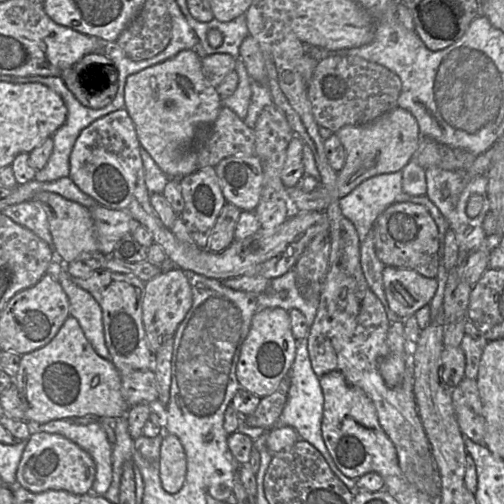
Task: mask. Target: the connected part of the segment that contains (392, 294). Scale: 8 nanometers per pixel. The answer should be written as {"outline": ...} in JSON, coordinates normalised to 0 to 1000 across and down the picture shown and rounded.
{"outline":[[[766,528],[758,544],[772,611],[796,635],[851,605],[869,569],[865,552],[843,550],[810,532]]]}

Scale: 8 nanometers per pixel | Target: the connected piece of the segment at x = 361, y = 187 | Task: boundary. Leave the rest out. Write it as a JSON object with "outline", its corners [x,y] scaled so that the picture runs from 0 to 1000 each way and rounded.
{"outline":[[[798,339],[766,343],[740,349],[714,363],[690,387],[673,397],[679,427],[692,435],[704,448],[714,480],[720,480],[738,454],[748,431],[774,407],[788,401],[817,401],[843,409],[859,431],[871,460],[871,524],[879,504],[879,484],[883,464],[893,452],[887,437],[865,411],[865,407],[845,389],[815,389],[798,375]]]}

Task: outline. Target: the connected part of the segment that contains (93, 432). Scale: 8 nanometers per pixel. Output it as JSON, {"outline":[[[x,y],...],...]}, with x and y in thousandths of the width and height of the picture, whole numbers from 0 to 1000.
{"outline":[[[115,831],[89,841],[62,843],[67,857],[123,863],[177,899],[190,923],[181,976],[198,984],[212,976],[222,956],[222,883],[196,837],[159,843],[143,831]]]}

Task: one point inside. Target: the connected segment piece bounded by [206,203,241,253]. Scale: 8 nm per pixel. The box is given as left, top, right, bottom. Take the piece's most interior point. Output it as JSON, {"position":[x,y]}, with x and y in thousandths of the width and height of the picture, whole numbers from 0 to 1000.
{"position":[440,466]}

